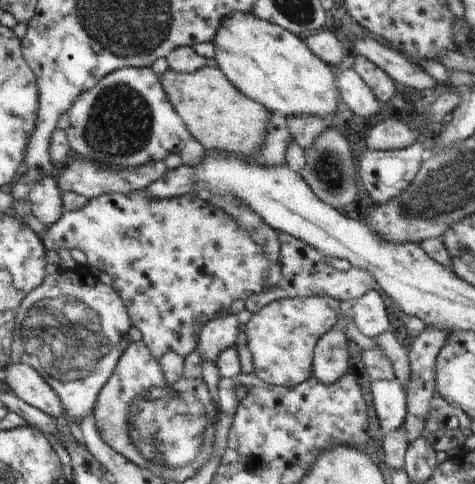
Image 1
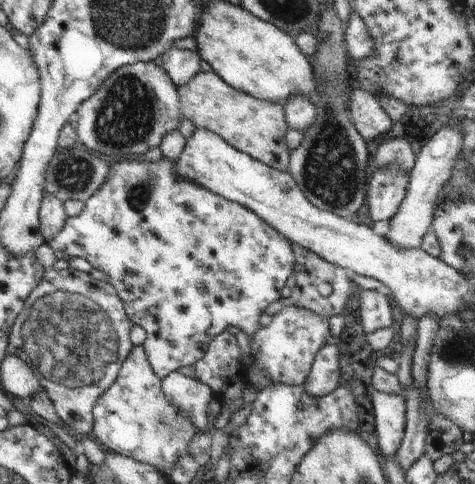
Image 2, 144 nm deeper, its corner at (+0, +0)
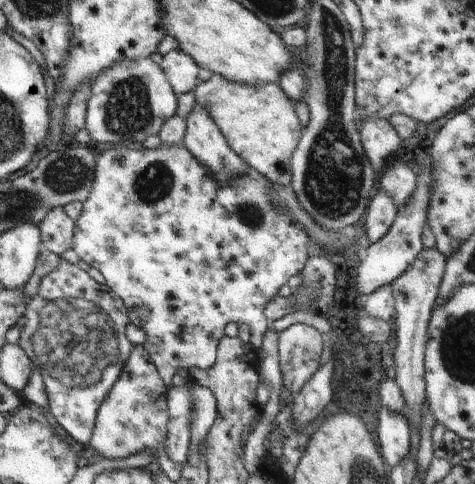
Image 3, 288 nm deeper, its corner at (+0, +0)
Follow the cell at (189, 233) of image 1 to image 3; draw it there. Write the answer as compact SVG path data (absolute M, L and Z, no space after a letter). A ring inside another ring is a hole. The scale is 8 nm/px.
M161 144L157 150L147 150L143 146L119 146L119 148L109 148L95 156L95 178L93 178L93 188L89 198L83 202L83 214L75 220L73 228L73 240L71 240L71 250L77 254L79 260L83 260L87 266L93 266L95 270L101 272L105 286L111 288L115 296L119 296L125 306L127 306L127 316L129 324L139 326L145 332L145 342L141 344L143 350L147 352L149 360L153 362L159 378L163 380L165 388L171 388L171 376L177 374L177 370L189 370L189 368L199 368L199 370L209 370L215 362L217 346L219 340L223 338L223 328L227 322L243 324L249 328L249 346L255 350L255 354L261 348L263 334L267 332L267 318L263 314L263 308L267 306L269 300L273 300L283 284L295 274L301 274L303 266L307 264L307 242L309 236L299 228L291 216L283 214L279 208L271 204L269 198L269 184L265 184L265 176L259 174L257 170L249 170L249 176L243 176L235 186L219 186L215 178L205 172L205 168L193 160L191 152L181 146L167 146Z

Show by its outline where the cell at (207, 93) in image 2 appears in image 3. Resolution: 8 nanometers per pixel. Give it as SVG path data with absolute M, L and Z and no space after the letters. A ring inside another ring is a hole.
M211 74L193 90L195 106L201 106L225 136L231 150L241 156L251 170L257 170L271 184L291 184L291 156L301 138L301 124L295 116L293 102L277 84L247 86Z

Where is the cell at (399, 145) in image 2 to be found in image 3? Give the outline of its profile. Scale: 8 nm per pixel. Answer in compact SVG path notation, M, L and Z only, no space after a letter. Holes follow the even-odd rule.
M401 160L385 166L385 170L387 172L381 176L383 180L377 182L377 190L387 192L393 198L395 206L401 210L409 202L411 192L417 188L417 174Z

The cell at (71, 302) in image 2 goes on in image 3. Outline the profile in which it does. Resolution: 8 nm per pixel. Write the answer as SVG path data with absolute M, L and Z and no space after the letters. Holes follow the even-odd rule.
M63 262L41 280L37 294L29 302L27 316L17 320L21 326L19 346L33 358L45 378L51 398L49 420L75 446L89 444L95 416L119 378L133 344L127 340L127 306L109 286L93 282L85 270Z

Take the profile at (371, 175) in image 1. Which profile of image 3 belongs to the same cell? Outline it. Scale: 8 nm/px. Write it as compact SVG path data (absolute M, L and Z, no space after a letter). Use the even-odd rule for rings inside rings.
M375 188L371 202L367 206L365 222L363 222L365 230L367 230L367 238L371 244L377 244L377 240L389 232L397 212L399 212L399 208L395 206L393 198L387 192Z

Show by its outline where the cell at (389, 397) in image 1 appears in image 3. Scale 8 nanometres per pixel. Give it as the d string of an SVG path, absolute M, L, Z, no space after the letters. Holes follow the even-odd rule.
M385 406L377 410L377 442L383 460L391 468L409 454L409 430L403 412L389 412Z

